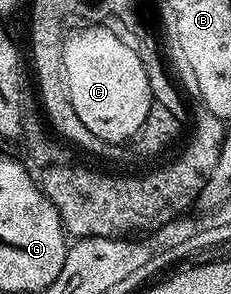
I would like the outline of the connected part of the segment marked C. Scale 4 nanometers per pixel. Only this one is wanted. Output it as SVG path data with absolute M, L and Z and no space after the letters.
M81 26L66 35L65 49L61 51L63 79L69 90L71 106L75 106L75 114L79 114L83 126L105 143L121 146L124 140L132 141L141 131L143 122L147 122L147 110L151 110L155 101L147 82L147 70L143 70L143 62L139 62L139 54L124 44L112 27L97 27Z

